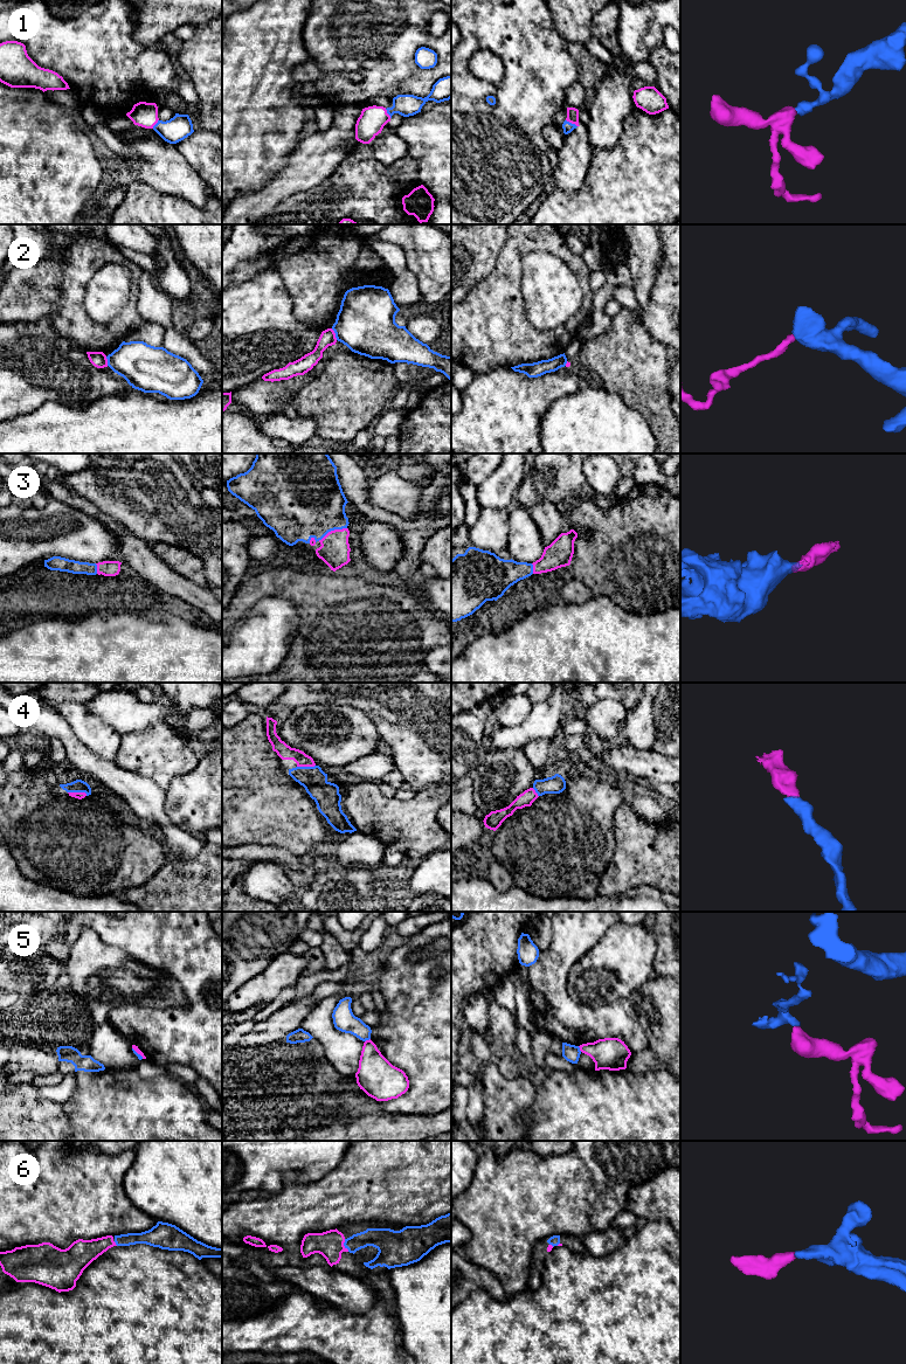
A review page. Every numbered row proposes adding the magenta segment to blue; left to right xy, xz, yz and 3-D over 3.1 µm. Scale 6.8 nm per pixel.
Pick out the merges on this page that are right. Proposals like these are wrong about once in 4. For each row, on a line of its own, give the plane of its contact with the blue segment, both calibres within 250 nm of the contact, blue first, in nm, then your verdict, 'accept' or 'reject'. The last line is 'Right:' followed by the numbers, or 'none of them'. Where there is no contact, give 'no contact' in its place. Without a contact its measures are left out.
1: contact in yz; calibres 70 and 80 nm; accept
2: contact in xz; calibres 400 and 110 nm; reject
3: contact in xz; calibres 480 and 200 nm; accept
4: contact in xy; calibres 90 and 50 nm; accept
5: contact in xz; calibres 150 and 260 nm; reject
6: contact in xz; calibres 140 and 190 nm; accept
Right: 1, 3, 4, 6

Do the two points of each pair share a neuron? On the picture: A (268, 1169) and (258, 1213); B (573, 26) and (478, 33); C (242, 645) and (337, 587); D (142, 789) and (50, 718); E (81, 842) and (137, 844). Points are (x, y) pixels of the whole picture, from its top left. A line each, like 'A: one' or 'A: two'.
A: two
B: two
C: two
D: one
E: one

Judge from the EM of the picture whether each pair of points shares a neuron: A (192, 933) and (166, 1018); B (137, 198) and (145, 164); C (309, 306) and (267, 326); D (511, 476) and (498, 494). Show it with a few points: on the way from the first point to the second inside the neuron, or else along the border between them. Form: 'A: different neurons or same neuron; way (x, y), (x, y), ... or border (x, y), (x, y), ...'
A: same neuron; way (194, 959), (194, 1008), (192, 1010)
B: different neurons; border (138, 181), (165, 194)
C: different neurons; border (285, 288), (292, 299), (294, 316), (318, 326)
D: same neuron; way (506, 480), (498, 490)

